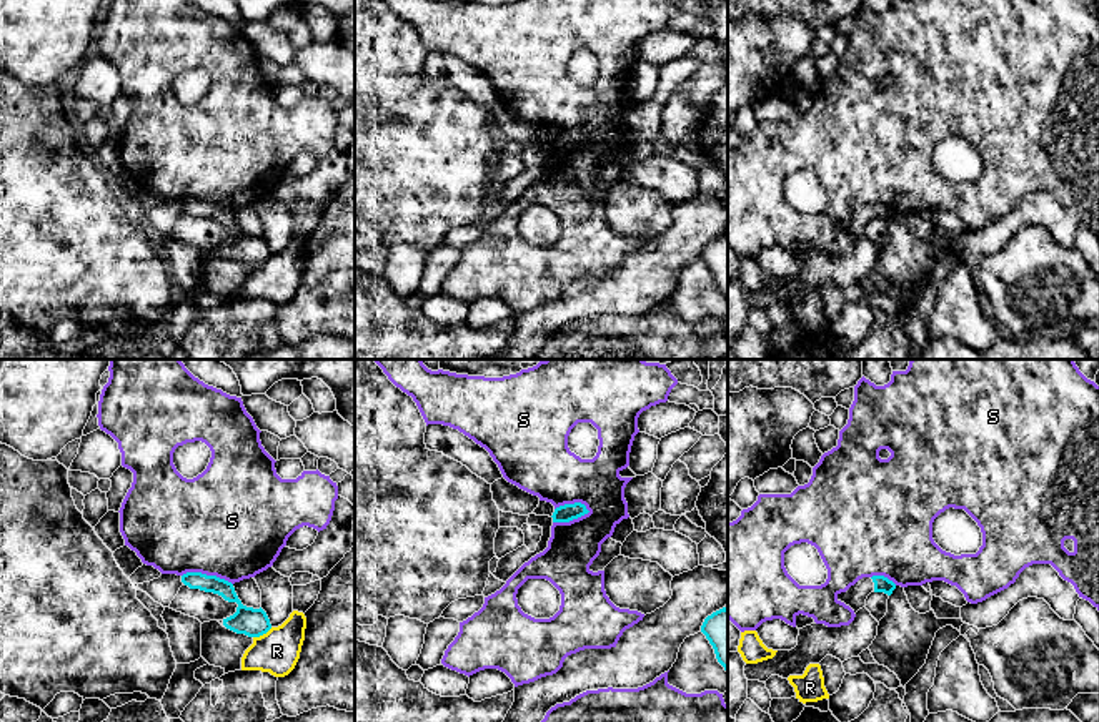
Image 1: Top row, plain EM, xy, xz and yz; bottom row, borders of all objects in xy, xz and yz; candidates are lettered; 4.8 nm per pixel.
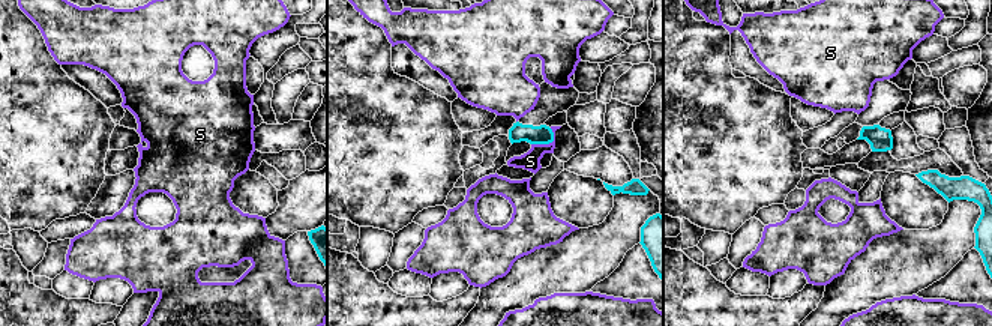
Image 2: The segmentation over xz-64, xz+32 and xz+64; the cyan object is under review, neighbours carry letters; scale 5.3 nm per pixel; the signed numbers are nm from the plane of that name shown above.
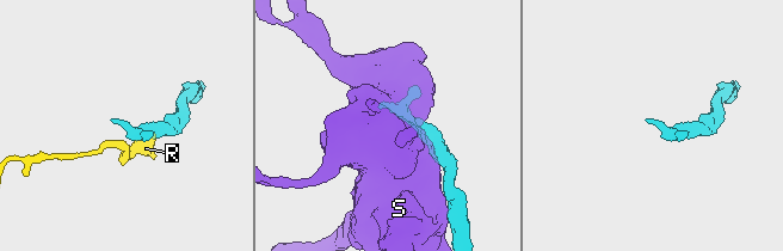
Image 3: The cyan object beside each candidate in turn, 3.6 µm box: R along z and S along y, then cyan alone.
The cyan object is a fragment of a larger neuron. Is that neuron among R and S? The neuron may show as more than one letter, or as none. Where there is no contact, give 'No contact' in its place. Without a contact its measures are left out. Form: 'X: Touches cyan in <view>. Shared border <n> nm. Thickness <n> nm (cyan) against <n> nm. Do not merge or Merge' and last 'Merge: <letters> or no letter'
R: Touches cyan in xy. Shared border 110 nm. Thickness 140 nm (cyan) against 200 nm. Do not merge
S: Touches cyan in xz. Shared border 190 nm. Thickness 90 nm (cyan) against 280 nm. Do not merge
Merge: no letter

